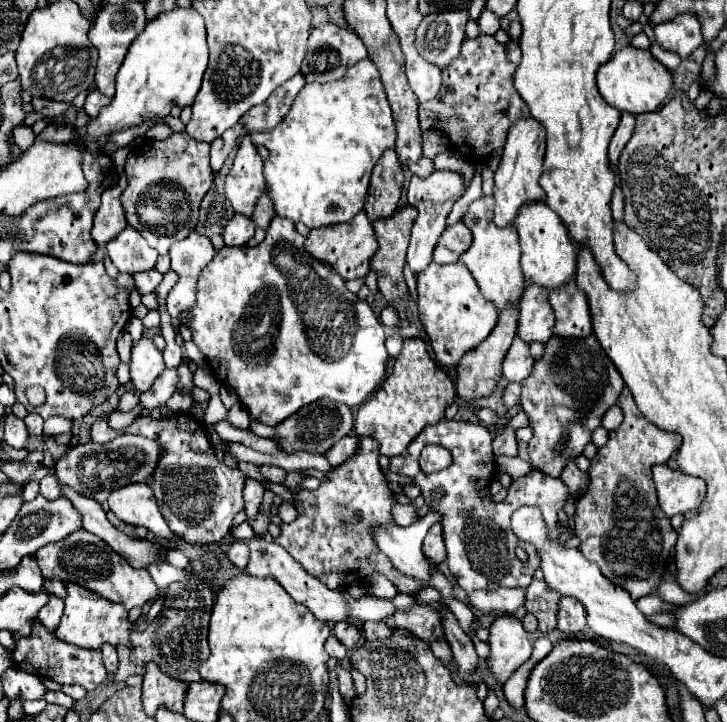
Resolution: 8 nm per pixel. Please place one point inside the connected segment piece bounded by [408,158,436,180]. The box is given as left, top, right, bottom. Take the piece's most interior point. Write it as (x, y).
(425, 167)

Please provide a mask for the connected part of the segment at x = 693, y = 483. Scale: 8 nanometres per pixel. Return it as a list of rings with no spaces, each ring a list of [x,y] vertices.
[[[668,464],[652,468],[660,508],[668,518],[698,508],[706,496],[704,480],[672,470]]]

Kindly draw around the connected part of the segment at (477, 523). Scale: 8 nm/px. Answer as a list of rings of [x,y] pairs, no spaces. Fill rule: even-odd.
[[[440,420],[440,424],[424,428],[416,440],[412,440],[410,448],[402,452],[400,456],[390,458],[390,472],[402,474],[414,480],[414,484],[420,488],[424,500],[432,506],[432,510],[438,510],[440,524],[444,524],[444,546],[446,546],[446,562],[448,570],[452,572],[456,584],[464,588],[466,592],[472,590],[494,590],[500,586],[506,588],[528,588],[534,576],[534,570],[540,566],[540,556],[536,556],[536,548],[532,544],[524,544],[516,538],[516,534],[510,528],[510,514],[524,506],[532,504],[538,506],[544,522],[548,524],[548,530],[552,532],[552,540],[560,538],[558,532],[558,512],[566,506],[566,500],[570,496],[568,488],[564,488],[564,482],[560,478],[544,476],[544,472],[532,470],[528,476],[518,478],[512,482],[512,488],[504,502],[494,502],[492,496],[482,496],[482,490],[486,490],[494,482],[496,474],[496,462],[492,454],[492,430],[488,430],[480,422],[458,422],[458,420]],[[428,444],[438,444],[450,450],[452,464],[444,470],[426,474],[420,464],[420,452]],[[516,546],[524,546],[528,552],[528,562],[522,564],[514,550]]]

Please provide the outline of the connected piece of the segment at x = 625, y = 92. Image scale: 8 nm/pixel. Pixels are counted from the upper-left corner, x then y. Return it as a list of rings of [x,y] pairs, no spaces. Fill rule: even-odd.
[[[634,46],[618,50],[606,64],[598,68],[596,78],[598,78],[598,90],[610,106],[620,108],[620,112],[630,112],[634,116],[658,110],[674,86],[674,78],[668,72],[668,68],[660,64],[650,54],[650,50],[640,50]]]

